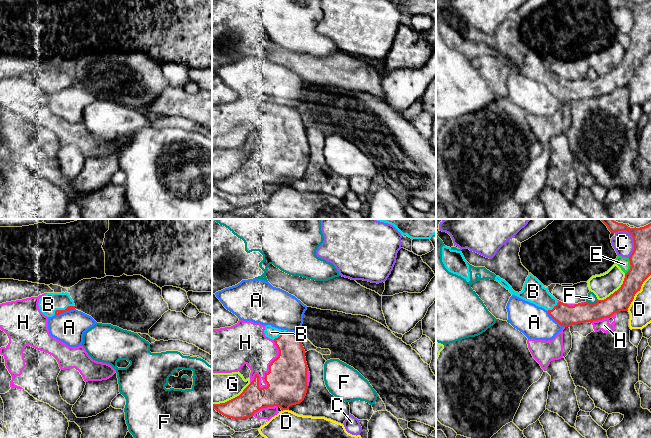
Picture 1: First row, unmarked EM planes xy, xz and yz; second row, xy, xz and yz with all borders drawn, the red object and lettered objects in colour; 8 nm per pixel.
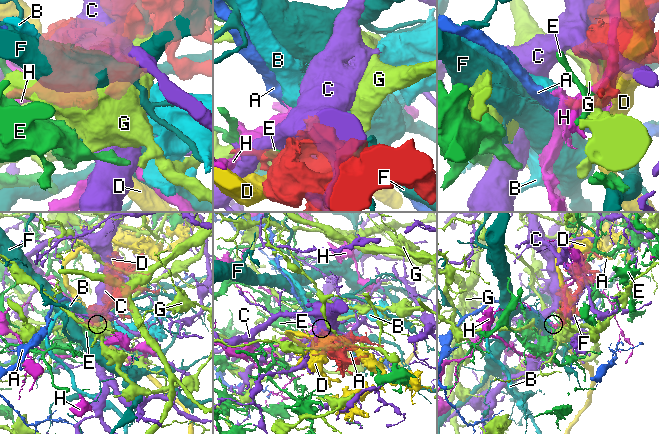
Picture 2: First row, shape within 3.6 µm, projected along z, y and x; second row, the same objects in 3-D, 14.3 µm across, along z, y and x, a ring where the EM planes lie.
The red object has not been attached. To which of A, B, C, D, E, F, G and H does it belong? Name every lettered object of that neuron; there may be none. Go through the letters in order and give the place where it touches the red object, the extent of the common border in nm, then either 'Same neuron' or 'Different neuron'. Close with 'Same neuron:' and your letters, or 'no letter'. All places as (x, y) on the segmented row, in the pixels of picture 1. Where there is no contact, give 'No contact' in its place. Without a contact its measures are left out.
A: Touches red at xy (64, 311). Shared border 170 nm. Different neuron
B: Touches red at xy (62, 310). Shared border 180 nm. Same neuron
C: Touches red at yz (633, 240). Shared border 240 nm. Different neuron
D: Touches red at yz (632, 300). Shared border 200 nm. Different neuron
E: Touches red at yz (631, 266). Shared border 140 nm. Different neuron
F: Touches red at yz (592, 304). Shared border 110 nm. Different neuron
G: Touches red at xz (231, 399). Shared border 360 nm. Different neuron
H: Touches red at xz (269, 367). Shared border 420 nm. Different neuron
Same neuron: B

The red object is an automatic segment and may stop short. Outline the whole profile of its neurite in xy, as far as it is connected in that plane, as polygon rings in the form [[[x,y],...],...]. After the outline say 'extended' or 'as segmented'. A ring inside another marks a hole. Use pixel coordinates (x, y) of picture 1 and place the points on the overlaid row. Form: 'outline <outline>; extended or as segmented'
outline [[[47,293],[39,299],[39,309],[47,317],[62,314],[75,309],[69,293]]]; extended

